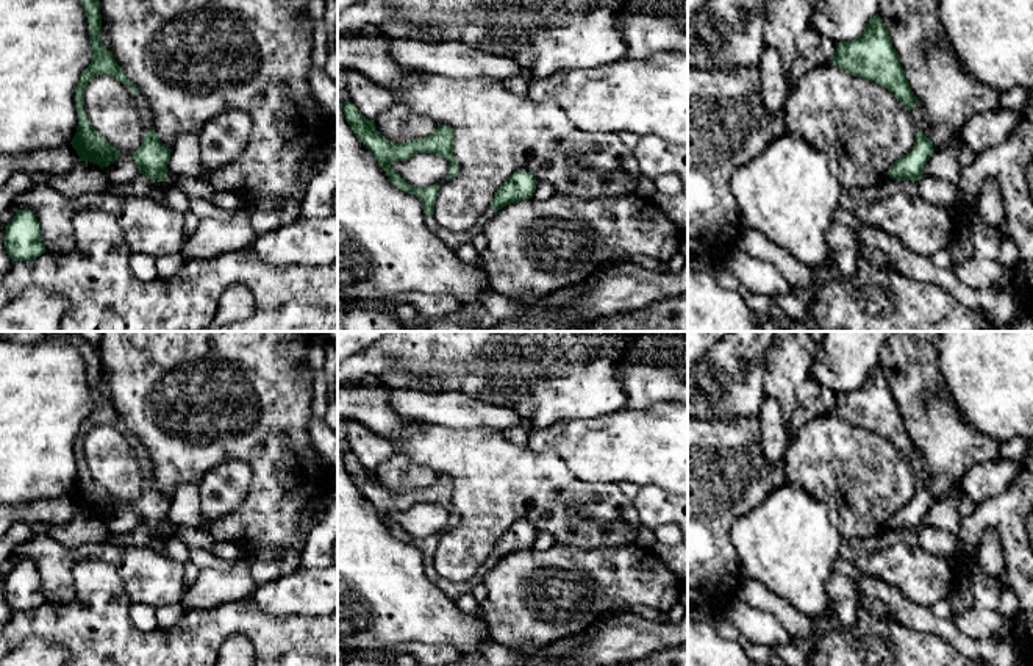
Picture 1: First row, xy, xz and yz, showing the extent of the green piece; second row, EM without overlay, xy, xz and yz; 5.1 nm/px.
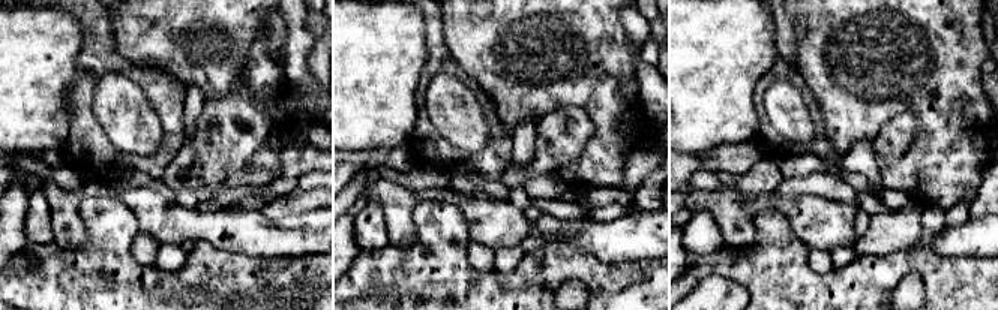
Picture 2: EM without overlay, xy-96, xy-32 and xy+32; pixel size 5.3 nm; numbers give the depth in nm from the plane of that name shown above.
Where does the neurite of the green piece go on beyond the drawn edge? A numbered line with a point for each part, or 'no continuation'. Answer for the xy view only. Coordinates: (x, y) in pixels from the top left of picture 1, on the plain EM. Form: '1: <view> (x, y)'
1: xy (146, 465)

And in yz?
1: yz (918, 465)

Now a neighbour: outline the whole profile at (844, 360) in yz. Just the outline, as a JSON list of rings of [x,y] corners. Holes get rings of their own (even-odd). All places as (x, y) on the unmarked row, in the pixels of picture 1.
[[[824,331],[810,377],[835,392],[858,389],[892,331]]]

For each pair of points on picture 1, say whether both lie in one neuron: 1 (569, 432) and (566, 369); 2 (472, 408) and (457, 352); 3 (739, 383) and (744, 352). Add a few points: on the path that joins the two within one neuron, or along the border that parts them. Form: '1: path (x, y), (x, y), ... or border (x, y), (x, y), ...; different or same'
1: border (605, 411), (597, 416), (561, 419), (535, 430); different
2: border (433, 391), (460, 391), (503, 410); different
3: path (739, 375), (739, 360); same

